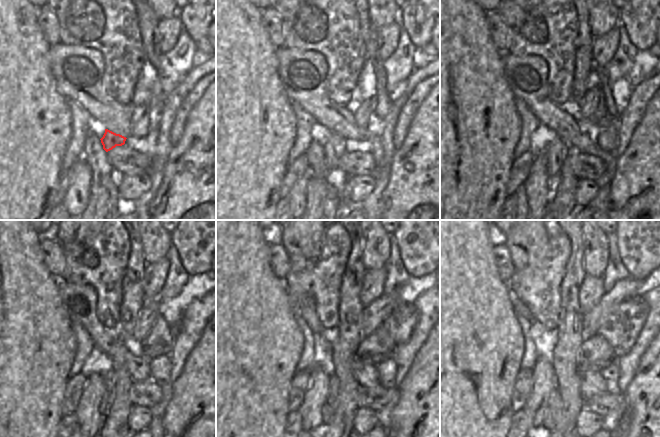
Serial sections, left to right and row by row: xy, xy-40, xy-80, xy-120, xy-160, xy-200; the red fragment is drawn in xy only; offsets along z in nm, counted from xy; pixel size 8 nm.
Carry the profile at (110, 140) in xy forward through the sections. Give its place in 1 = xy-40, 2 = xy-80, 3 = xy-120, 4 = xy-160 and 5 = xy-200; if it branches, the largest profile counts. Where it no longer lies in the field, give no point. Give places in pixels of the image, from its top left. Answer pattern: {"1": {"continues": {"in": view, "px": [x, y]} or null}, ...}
{"1": {"continues": {"in": "xy-40", "px": [335, 147]}}, "2": {"continues": {"in": "xy-80", "px": [557, 151]}}, "3": {"continues": {"in": "xy-120", "px": [109, 378]}}, "4": {"continues": {"in": "xy-160", "px": [328, 409]}}, "5": {"continues": {"in": "xy-200", "px": [553, 409]}}}

